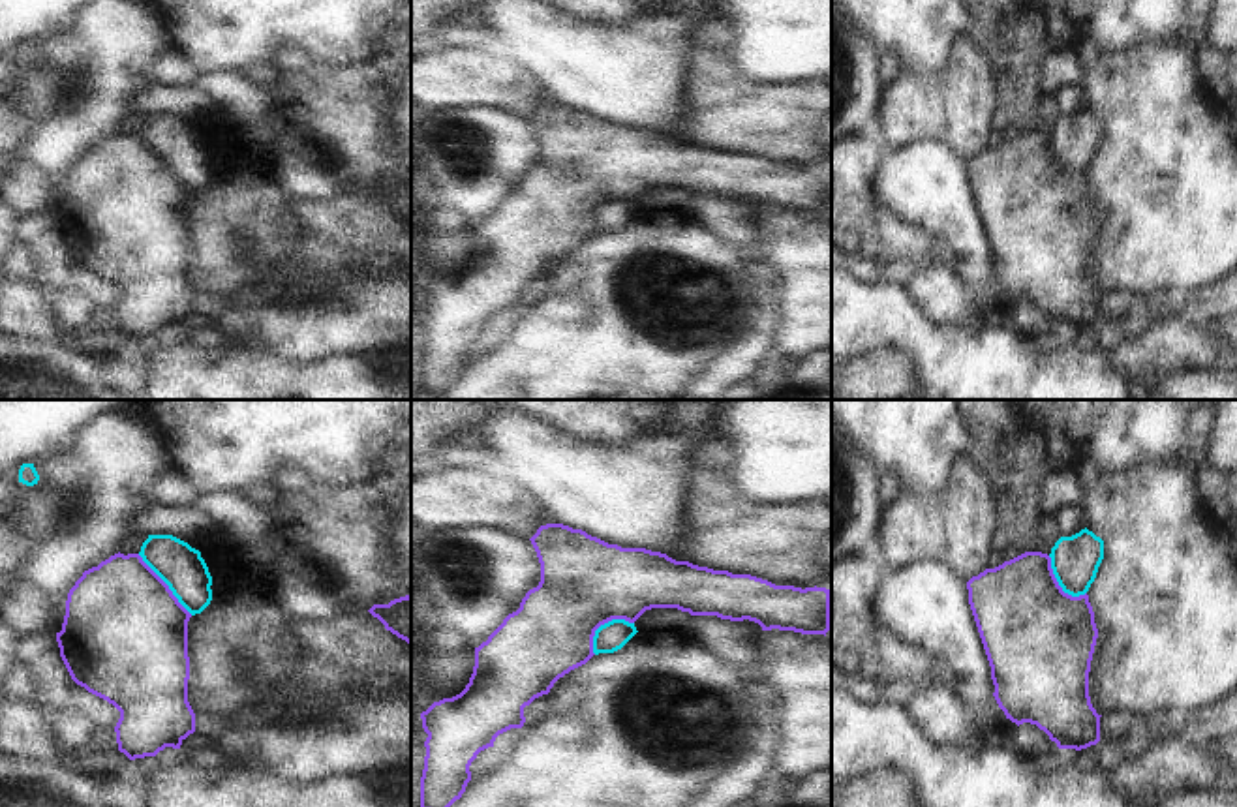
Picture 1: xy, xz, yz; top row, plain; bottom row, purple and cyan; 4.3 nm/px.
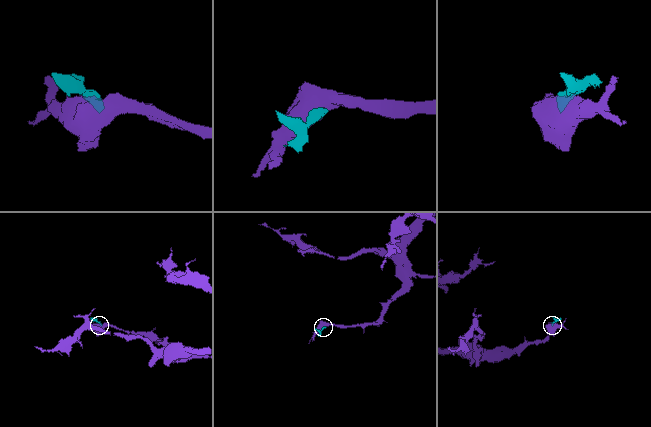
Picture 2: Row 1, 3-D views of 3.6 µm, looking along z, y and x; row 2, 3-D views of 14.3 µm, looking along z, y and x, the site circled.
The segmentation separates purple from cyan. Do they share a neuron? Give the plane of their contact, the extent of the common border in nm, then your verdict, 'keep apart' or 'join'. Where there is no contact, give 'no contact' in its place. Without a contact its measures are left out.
xz | 220 nm | keep apart

